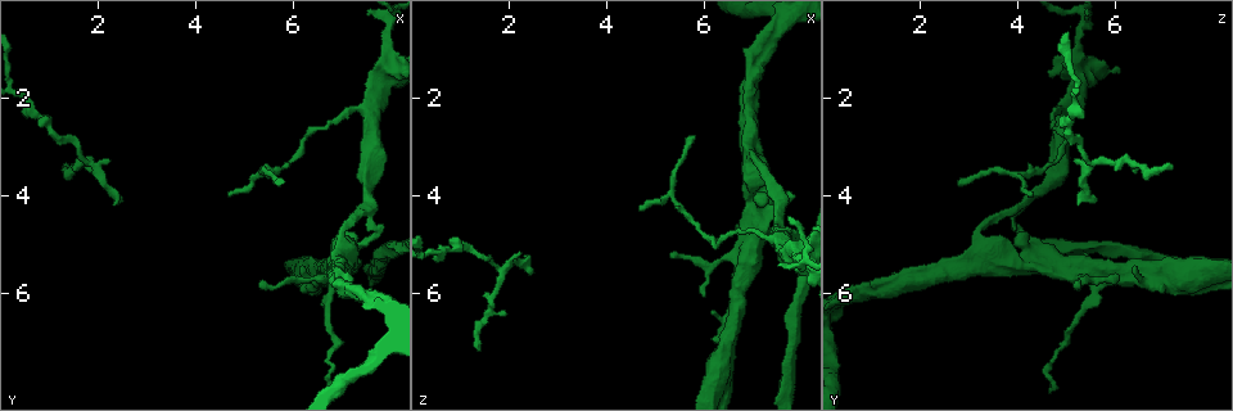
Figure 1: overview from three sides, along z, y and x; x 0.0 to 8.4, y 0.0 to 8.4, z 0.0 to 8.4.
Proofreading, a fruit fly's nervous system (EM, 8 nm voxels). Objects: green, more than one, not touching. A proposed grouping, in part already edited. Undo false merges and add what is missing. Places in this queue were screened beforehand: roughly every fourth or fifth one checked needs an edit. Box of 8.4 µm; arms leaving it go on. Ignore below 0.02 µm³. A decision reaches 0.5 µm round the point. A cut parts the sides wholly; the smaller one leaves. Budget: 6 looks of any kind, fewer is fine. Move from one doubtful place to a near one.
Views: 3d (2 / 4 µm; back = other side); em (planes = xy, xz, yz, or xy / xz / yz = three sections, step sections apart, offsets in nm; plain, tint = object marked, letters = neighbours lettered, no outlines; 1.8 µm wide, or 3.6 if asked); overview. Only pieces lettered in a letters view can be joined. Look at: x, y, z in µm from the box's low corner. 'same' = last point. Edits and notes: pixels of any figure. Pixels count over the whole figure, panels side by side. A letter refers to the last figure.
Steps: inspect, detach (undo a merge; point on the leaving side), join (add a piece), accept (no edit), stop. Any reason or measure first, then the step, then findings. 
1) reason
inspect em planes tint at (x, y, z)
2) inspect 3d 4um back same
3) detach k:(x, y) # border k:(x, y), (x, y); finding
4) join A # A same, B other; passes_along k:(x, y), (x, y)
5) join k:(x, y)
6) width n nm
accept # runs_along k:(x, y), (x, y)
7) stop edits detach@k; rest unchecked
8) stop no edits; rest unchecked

small branch off a trunk
inspect 3d 2um back at (7.50, 2.35, 4.85)

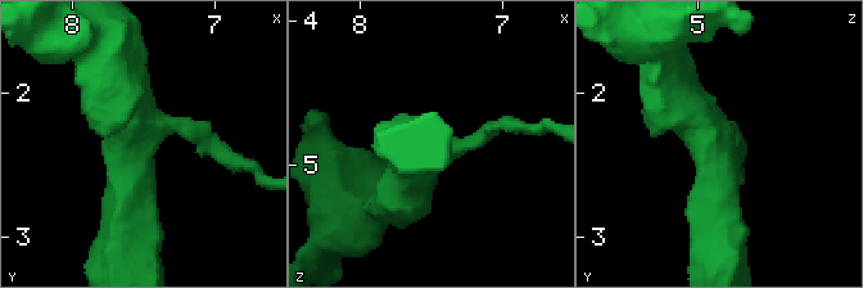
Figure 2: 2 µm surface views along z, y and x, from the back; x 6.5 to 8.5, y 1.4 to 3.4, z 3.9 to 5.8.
arms 3
inspect em 3.6um planes tint at (7.58, 2.34, 4.88)

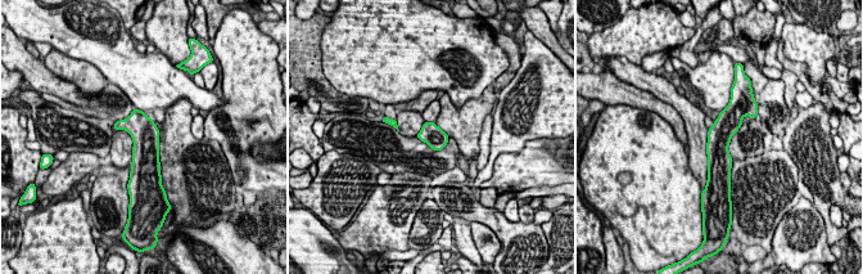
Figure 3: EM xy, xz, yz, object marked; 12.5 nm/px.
see the neighbours
inspect em 3.6um planes letters same

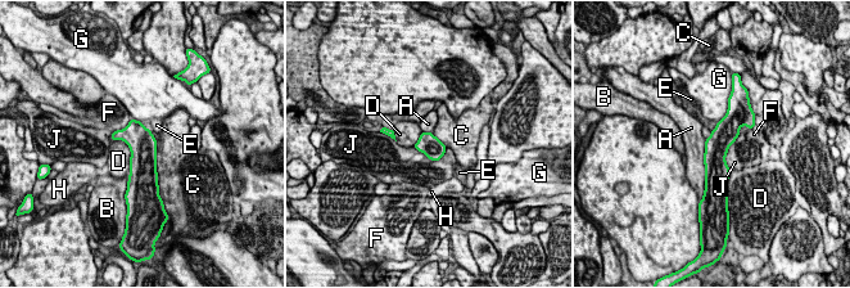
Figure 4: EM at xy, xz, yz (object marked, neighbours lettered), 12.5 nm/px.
width 280 nm
accept # A other, B other, C other, D other, E other, F other, G other, H other, J other; border 4:(156, 140), (156, 171), (159, 185); continuous, no second cell

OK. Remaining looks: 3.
tapers out
inspect em yz step 8 plain at (2.45, 4.20, 5.65)

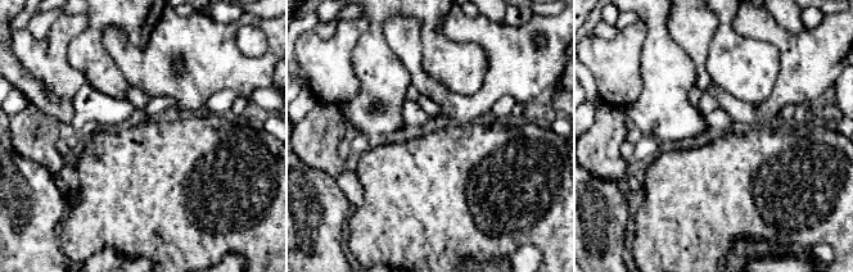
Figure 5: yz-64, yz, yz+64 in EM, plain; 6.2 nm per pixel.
inspect em yz step 8 letters same

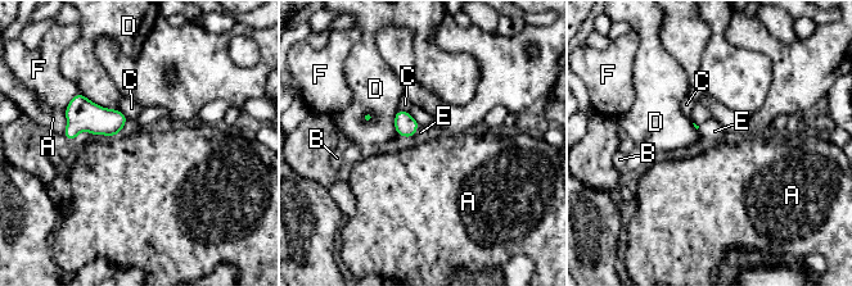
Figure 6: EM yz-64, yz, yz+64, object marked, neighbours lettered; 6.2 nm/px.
join E # A other, B other, C other, D other, E same, F other; passes_along 6:(405, 125), (415, 130), (420, 132); the cell continues

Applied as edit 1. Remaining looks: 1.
stop edits join@6; rest unchecked

